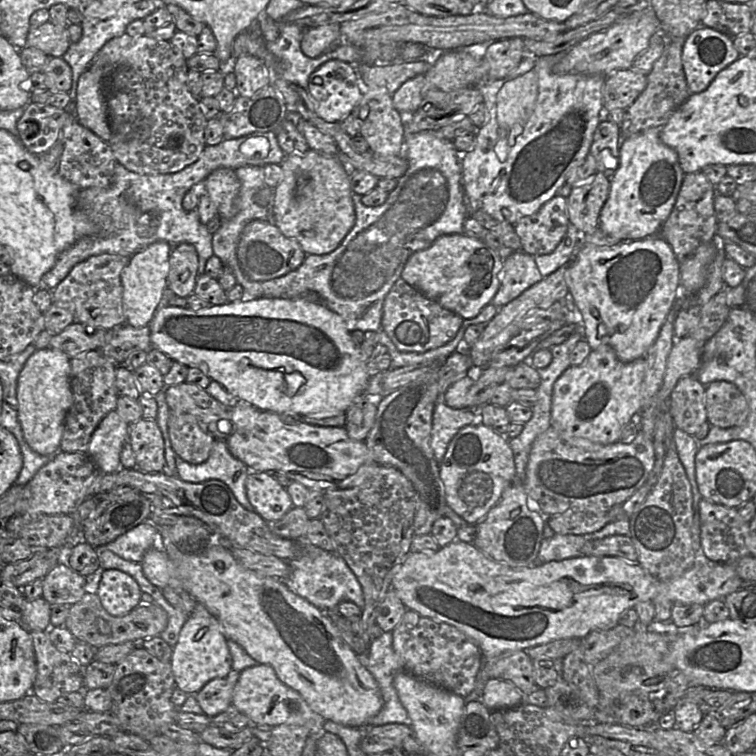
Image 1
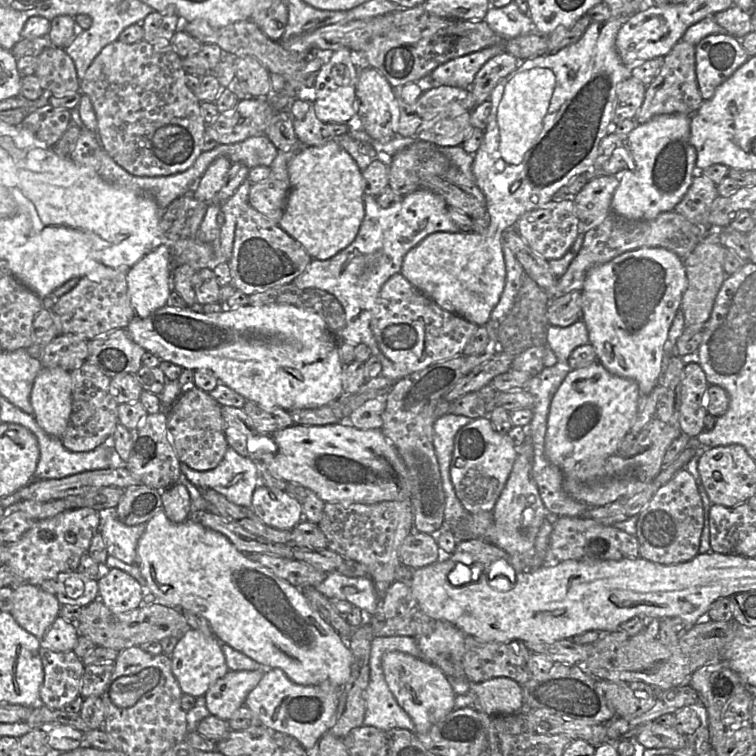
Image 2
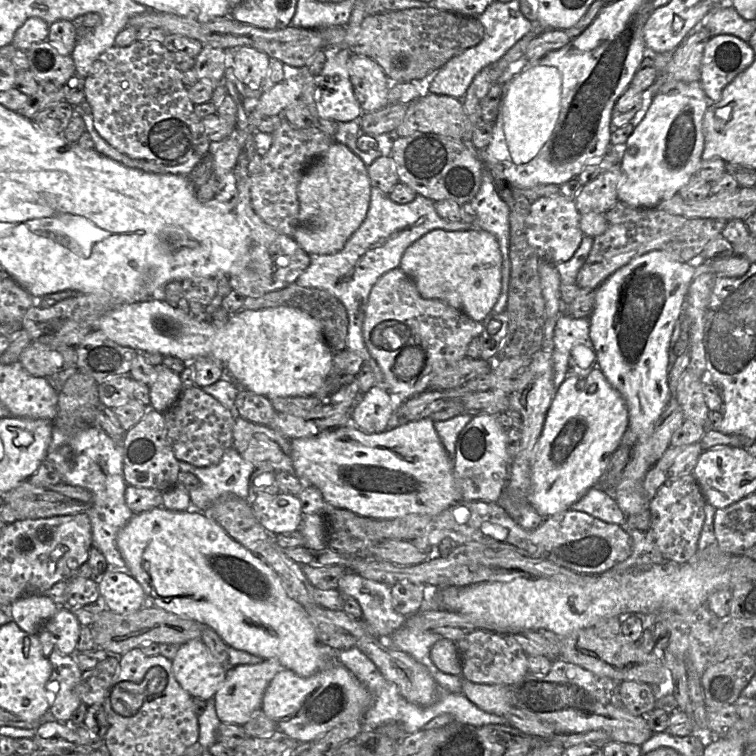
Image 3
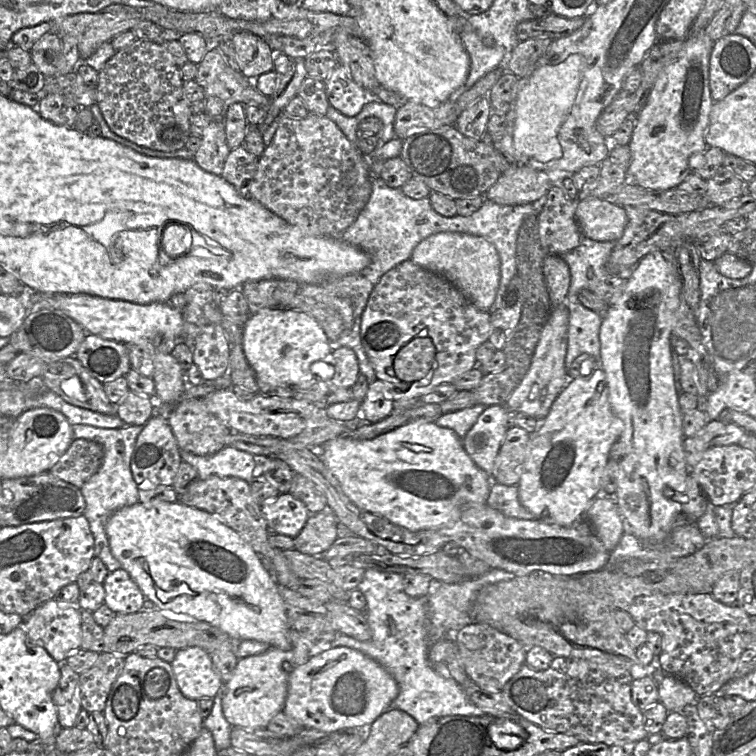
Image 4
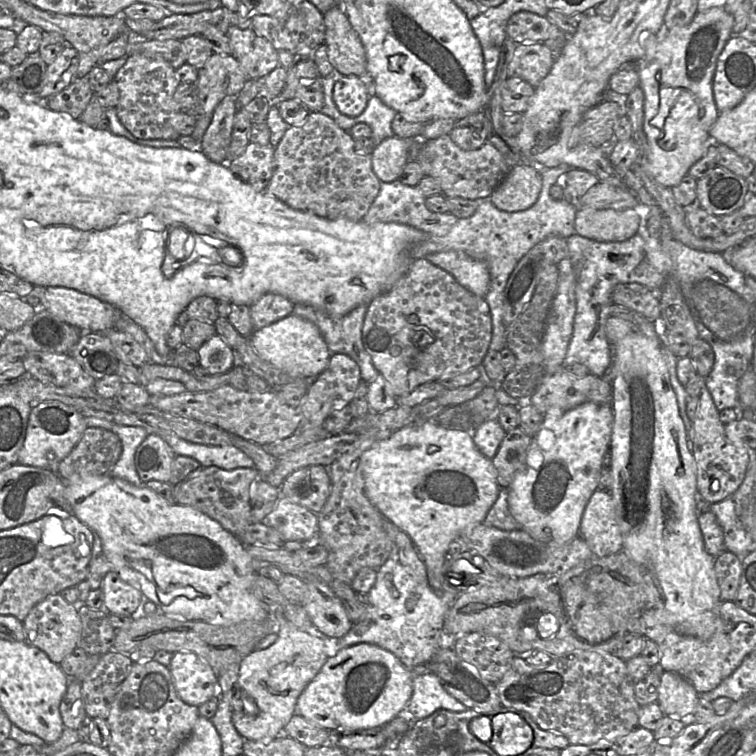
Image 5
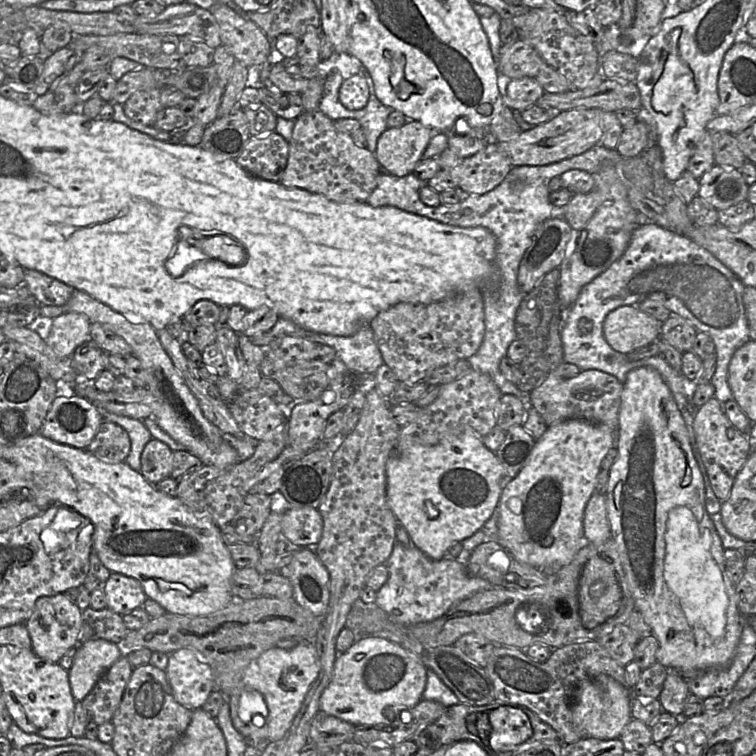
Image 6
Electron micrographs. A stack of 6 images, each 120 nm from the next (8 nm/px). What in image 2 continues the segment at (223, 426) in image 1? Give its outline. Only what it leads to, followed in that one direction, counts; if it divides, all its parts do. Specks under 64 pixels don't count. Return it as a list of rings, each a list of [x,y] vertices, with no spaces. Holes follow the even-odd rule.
[[[221,406],[221,414],[226,441],[229,447],[241,456],[255,462],[257,452],[275,453],[277,451],[272,435],[262,435],[257,432],[242,408]]]

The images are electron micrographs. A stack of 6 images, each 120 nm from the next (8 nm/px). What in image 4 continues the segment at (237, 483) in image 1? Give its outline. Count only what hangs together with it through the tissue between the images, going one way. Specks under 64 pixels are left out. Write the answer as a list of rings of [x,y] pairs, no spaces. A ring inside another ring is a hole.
[[[224,446],[211,455],[199,456],[180,449],[181,461],[197,470],[198,479],[210,476],[237,477],[251,483],[258,471],[258,458],[232,446]]]

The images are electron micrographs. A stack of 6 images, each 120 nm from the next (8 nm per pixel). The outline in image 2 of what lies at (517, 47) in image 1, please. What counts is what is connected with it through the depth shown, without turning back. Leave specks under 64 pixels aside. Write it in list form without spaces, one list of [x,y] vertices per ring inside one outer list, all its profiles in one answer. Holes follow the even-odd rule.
[[[502,52],[488,59],[476,73],[470,91],[475,99],[475,106],[480,105],[501,79],[511,73],[520,59],[512,54]]]

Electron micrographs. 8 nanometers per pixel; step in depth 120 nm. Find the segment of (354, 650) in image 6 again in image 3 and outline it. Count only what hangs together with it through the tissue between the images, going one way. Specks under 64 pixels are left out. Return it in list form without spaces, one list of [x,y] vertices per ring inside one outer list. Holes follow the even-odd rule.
[[[334,662],[310,677],[300,677],[291,670],[278,672],[266,688],[260,710],[270,718],[277,730],[300,743],[310,742],[341,724],[362,719],[372,702],[367,688],[341,663]]]

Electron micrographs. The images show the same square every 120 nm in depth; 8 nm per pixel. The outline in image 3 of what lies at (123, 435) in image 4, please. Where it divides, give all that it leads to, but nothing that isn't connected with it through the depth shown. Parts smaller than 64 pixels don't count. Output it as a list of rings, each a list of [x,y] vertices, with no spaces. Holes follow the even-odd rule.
[[[53,426],[47,454],[66,445],[72,449],[75,458],[74,465],[66,473],[63,483],[87,489],[93,497],[93,504],[86,512],[92,527],[92,546],[101,551],[110,568],[126,569],[125,560],[116,543],[119,531],[134,515],[125,502],[127,483],[123,476],[123,445],[121,442],[115,442],[97,426],[83,427],[68,434]]]

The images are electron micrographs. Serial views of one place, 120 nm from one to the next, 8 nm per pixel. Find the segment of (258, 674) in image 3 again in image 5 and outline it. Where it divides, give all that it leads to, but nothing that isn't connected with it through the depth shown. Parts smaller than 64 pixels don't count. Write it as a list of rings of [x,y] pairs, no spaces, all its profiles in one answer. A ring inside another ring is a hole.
[[[282,621],[277,636],[277,640],[272,645],[262,650],[255,649],[239,664],[238,681],[241,700],[243,697],[252,699],[258,708],[257,715],[250,715],[245,710],[232,710],[232,723],[244,740],[267,742],[282,735],[284,727],[296,714],[298,697],[330,657],[331,642],[314,631],[301,630],[288,621]]]

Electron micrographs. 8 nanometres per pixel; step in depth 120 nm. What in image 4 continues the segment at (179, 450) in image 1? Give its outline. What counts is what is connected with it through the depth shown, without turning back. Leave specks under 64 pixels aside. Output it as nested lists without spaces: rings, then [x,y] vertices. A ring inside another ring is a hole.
[[[201,398],[181,399],[165,417],[179,449],[199,456],[222,449],[230,433],[230,429],[206,409]]]

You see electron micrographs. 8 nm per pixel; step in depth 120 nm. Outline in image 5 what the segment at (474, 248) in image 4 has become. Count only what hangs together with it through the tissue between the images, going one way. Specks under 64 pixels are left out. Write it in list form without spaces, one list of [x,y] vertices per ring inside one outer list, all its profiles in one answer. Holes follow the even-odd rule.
[[[456,250],[432,253],[425,258],[450,273],[460,285],[475,295],[486,296],[490,286],[490,273],[483,261]]]

